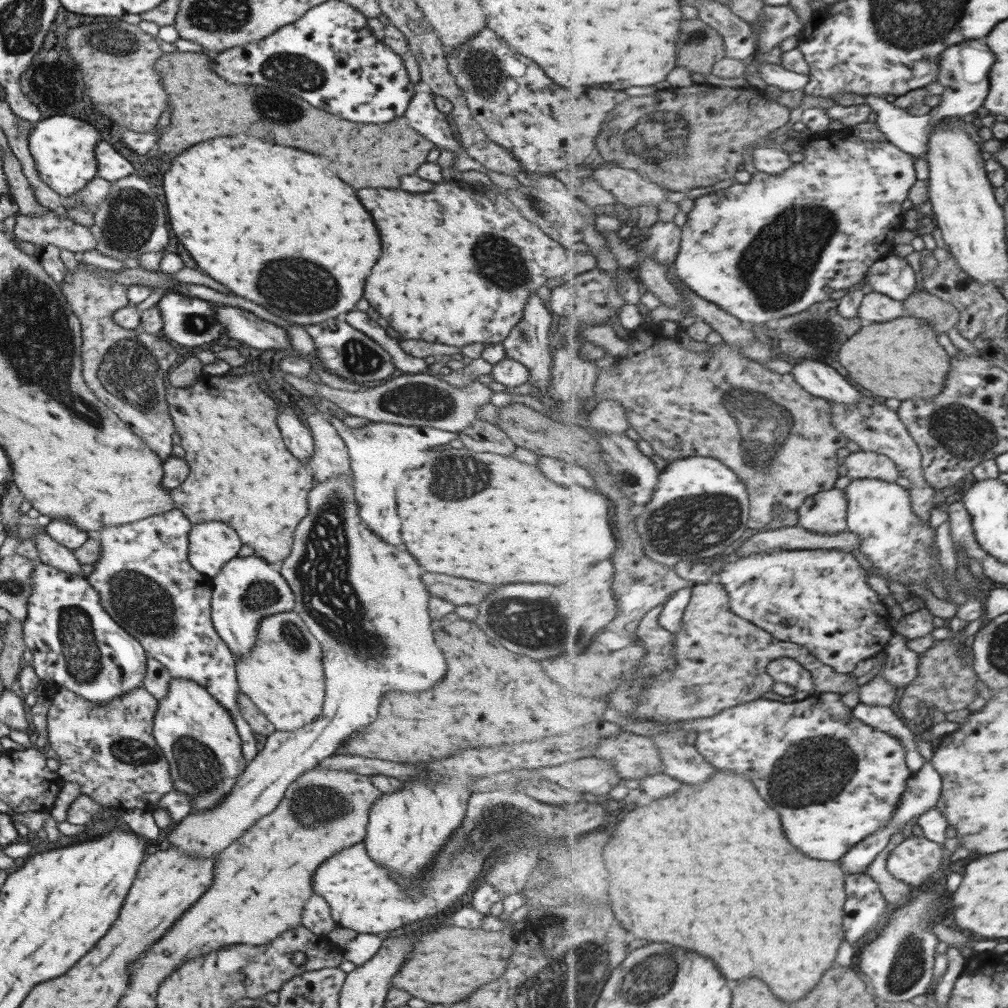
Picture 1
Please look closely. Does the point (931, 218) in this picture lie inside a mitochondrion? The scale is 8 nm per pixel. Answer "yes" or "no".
no

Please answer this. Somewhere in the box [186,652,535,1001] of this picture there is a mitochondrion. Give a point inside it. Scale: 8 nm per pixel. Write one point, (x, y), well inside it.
(312, 806)

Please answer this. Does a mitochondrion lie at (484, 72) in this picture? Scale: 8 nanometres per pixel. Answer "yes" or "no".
yes

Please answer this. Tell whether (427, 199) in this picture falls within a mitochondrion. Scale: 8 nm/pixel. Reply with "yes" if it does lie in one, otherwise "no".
no

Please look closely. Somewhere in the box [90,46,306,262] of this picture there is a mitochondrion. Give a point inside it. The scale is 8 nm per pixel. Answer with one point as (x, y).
(131, 221)

